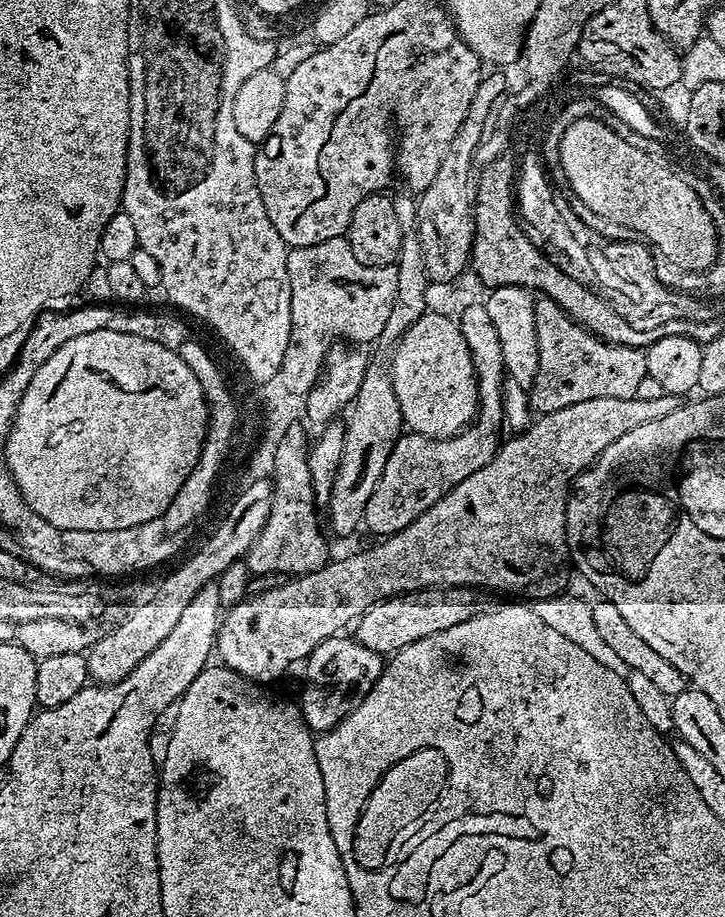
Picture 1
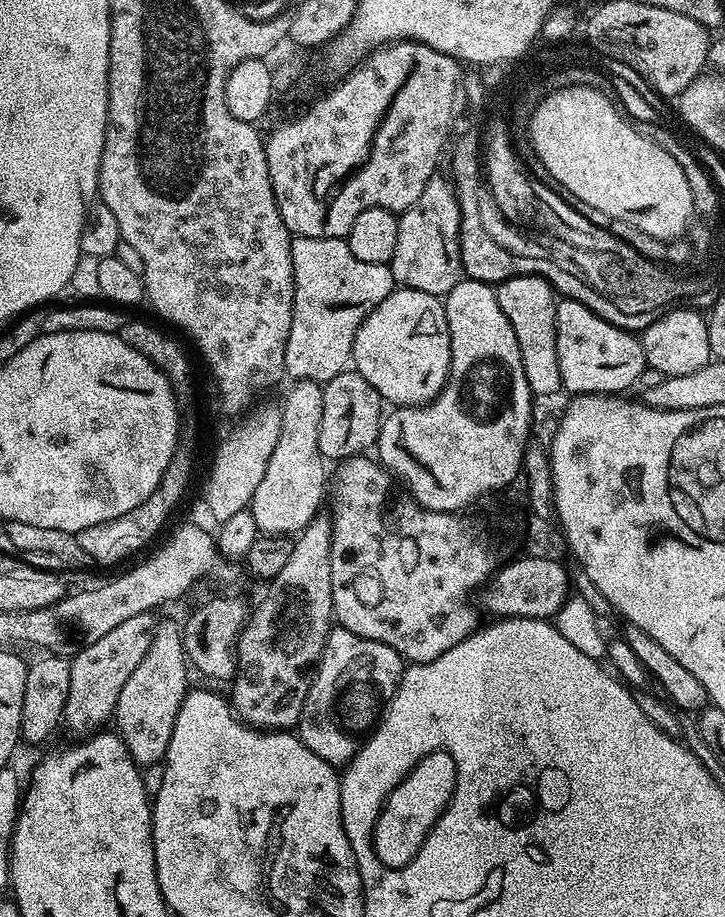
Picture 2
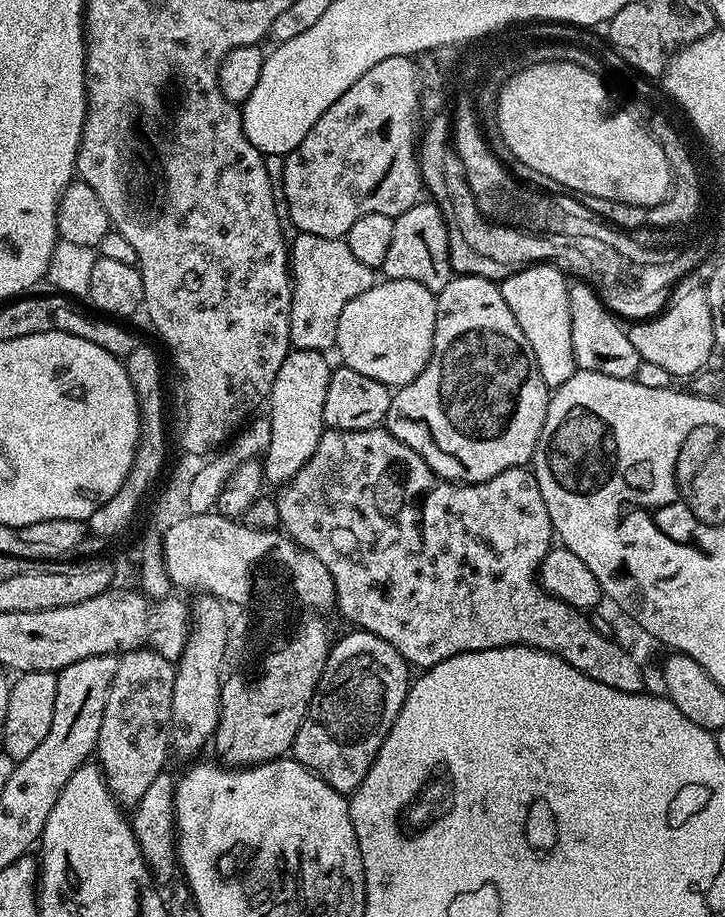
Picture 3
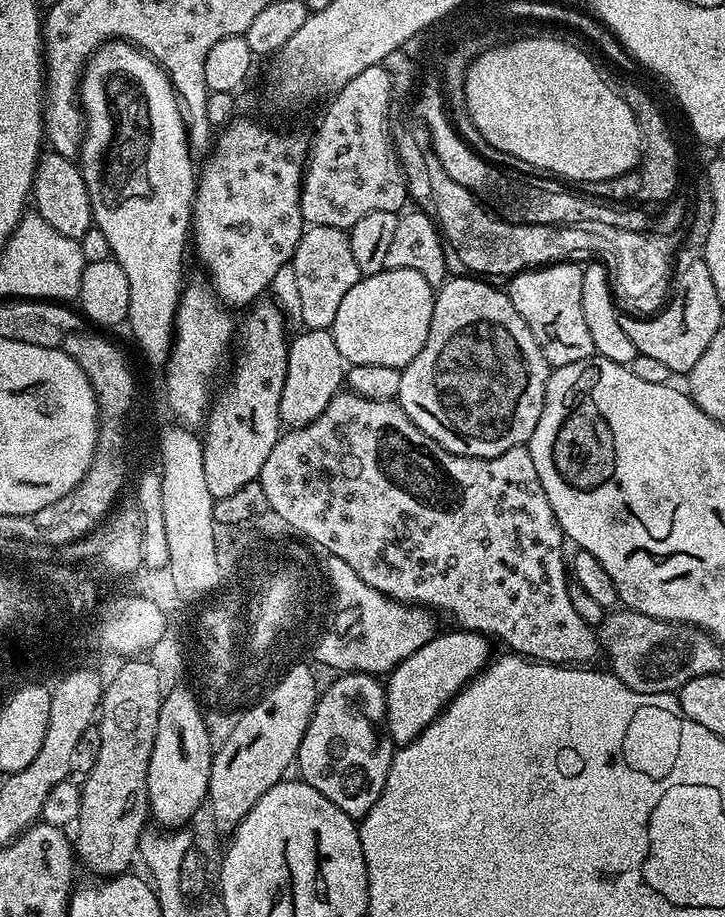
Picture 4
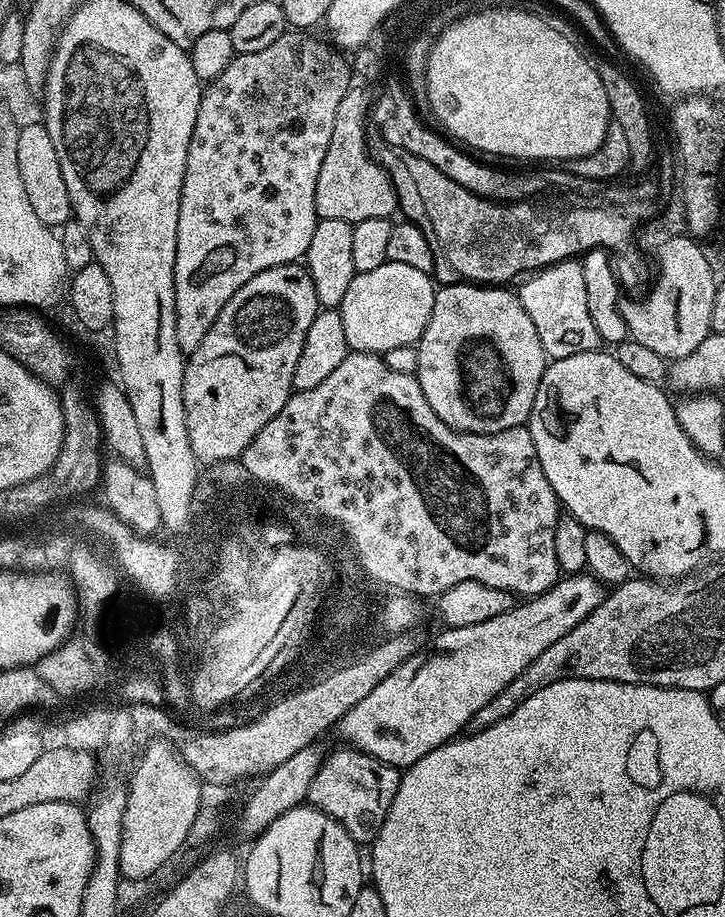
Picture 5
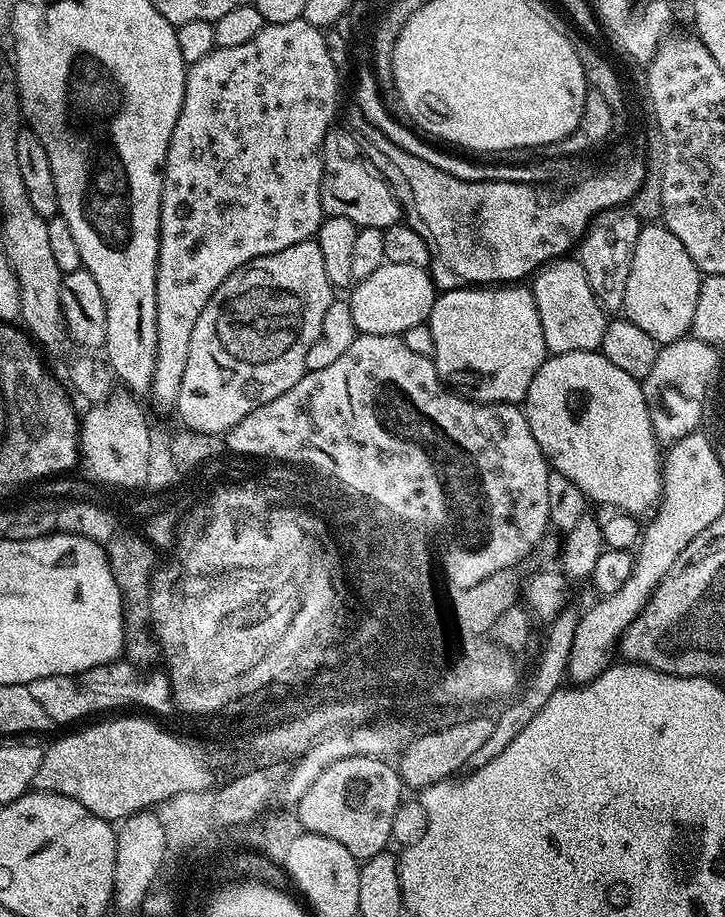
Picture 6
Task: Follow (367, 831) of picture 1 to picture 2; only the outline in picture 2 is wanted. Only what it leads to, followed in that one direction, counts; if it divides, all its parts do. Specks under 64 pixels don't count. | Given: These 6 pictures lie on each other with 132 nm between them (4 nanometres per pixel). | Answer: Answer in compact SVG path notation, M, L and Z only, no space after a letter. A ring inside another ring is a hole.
M432 751L412 767L406 778L388 795L376 819L372 846L378 846L375 856L382 864L398 869L406 866L420 852L429 830L440 820L452 800L456 780L457 768L446 751Z

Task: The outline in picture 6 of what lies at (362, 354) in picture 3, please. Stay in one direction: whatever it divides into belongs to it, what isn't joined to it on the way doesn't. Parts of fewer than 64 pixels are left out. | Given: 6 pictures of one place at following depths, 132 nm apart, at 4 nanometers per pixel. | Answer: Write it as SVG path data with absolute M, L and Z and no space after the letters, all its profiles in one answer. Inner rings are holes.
M385 262L381 268L374 270L374 274L370 274L370 278L359 281L350 295L357 333L399 336L410 330L410 326L425 323L438 295L438 288L432 285L428 274L428 268Z

